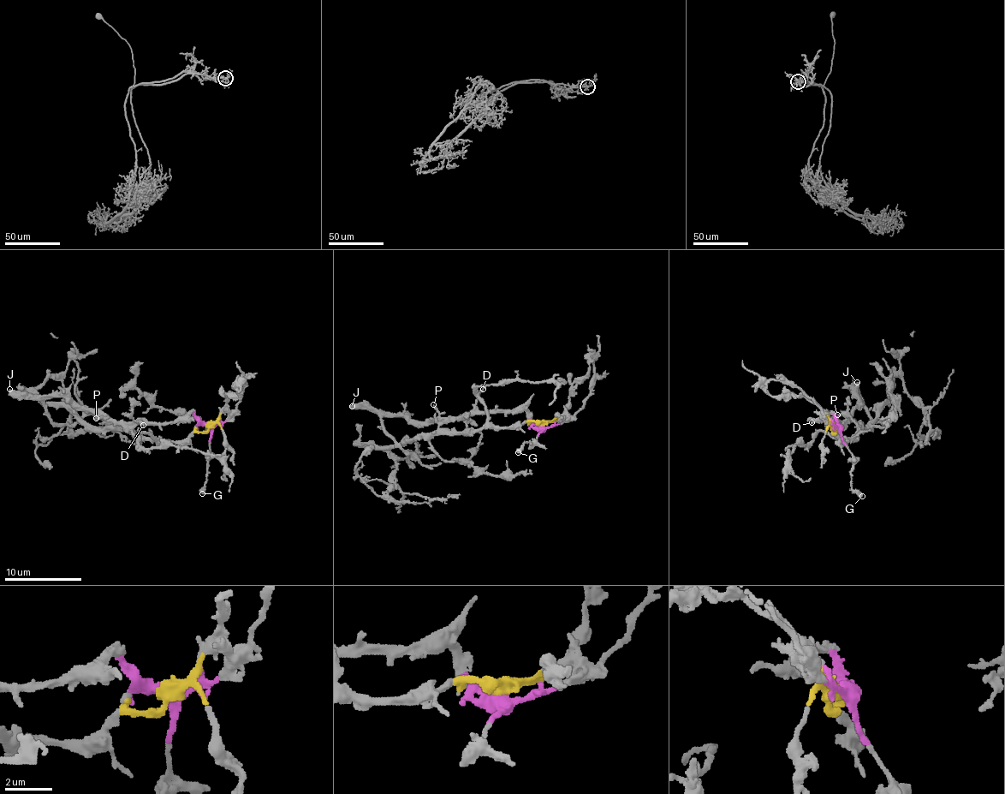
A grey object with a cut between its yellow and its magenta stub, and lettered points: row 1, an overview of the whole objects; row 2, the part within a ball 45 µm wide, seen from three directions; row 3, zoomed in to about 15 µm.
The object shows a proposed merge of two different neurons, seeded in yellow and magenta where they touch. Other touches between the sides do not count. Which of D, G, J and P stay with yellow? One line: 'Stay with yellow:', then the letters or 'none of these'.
Stay with yellow: none of these

